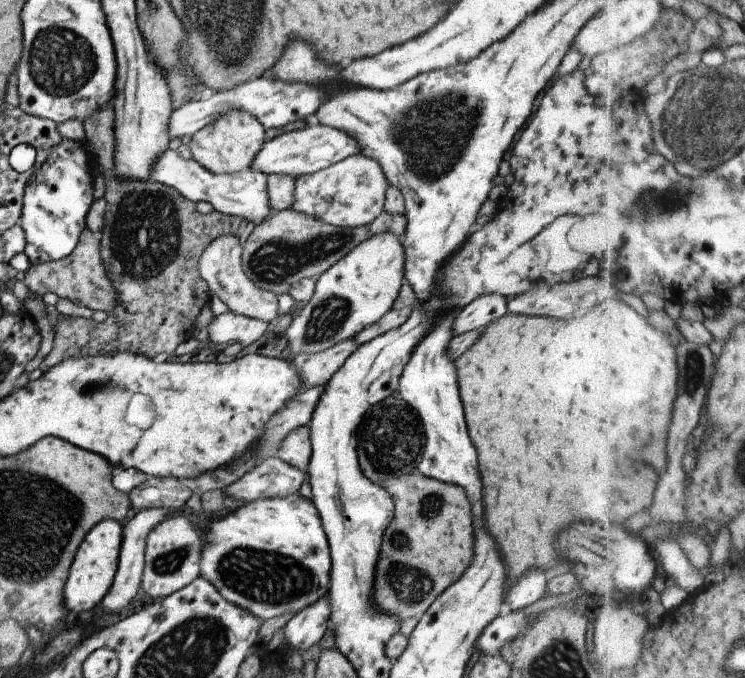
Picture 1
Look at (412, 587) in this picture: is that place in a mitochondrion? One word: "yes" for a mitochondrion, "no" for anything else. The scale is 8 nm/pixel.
yes

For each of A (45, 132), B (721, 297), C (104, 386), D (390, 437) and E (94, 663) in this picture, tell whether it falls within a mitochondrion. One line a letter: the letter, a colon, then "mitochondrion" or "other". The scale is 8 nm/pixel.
A: other
B: other
C: mitochondrion
D: mitochondrion
E: other

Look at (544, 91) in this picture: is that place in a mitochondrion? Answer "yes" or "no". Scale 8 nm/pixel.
no

